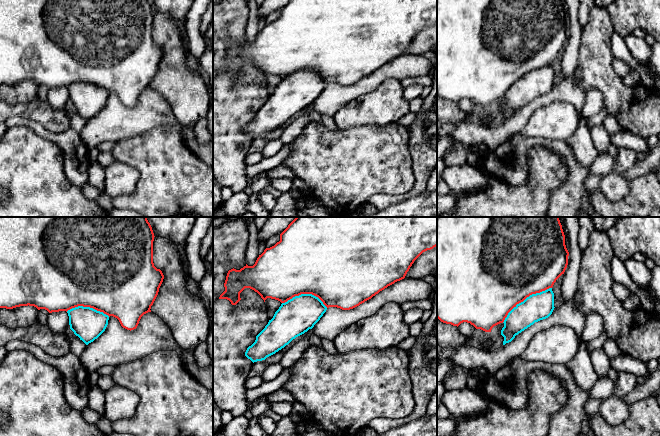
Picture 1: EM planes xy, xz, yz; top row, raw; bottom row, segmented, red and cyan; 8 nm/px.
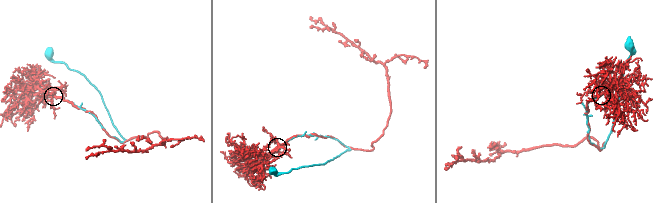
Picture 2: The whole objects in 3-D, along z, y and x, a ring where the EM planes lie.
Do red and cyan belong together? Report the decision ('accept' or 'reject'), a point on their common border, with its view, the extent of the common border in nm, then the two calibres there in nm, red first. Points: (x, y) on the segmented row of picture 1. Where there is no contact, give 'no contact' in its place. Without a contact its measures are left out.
accept | yz (525, 298) | 480 nm | 500/220 nm

